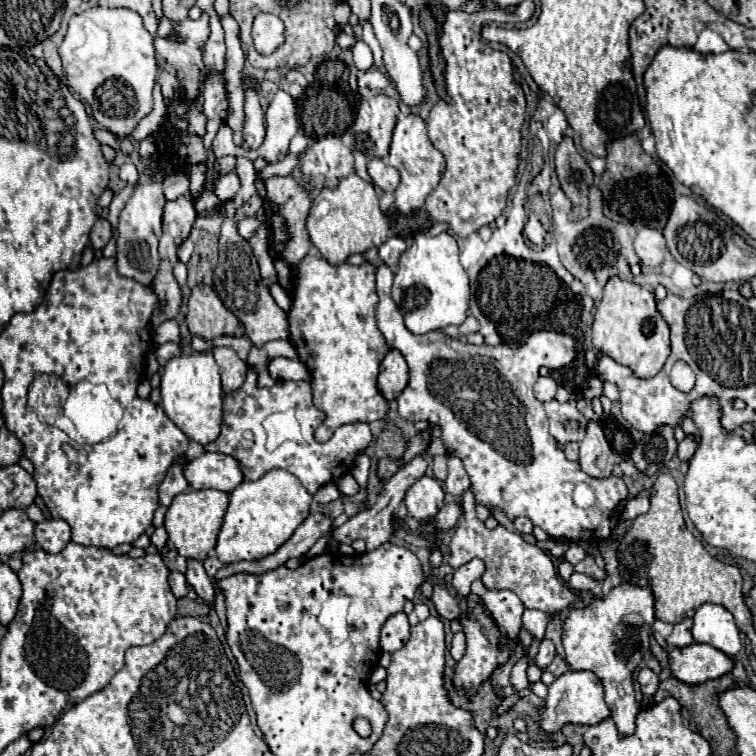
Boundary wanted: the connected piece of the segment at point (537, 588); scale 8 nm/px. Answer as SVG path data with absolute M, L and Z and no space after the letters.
M470 489L464 491L462 495L464 515L450 543L452 551L450 565L456 569L474 557L480 557L486 563L486 571L482 575L482 583L486 589L510 589L520 597L520 601L528 609L540 609L544 613L558 613L560 609L566 609L576 599L576 595L558 575L550 555L544 553L540 547L526 543L518 533L506 531L502 525L498 525L496 529L486 529L486 525L478 521L474 505L476 499L472 491Z

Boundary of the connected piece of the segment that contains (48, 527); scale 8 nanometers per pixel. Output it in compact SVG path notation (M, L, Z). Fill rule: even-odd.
M46 519L36 525L36 543L48 553L60 553L70 541L70 525L62 519Z

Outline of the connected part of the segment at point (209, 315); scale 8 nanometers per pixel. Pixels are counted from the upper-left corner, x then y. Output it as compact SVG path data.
M198 283L192 289L186 313L186 325L192 335L200 335L212 341L220 335L244 335L242 323L222 303L216 289L206 283Z

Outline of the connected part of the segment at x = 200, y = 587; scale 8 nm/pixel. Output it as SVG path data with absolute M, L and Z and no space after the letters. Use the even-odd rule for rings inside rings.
M188 559L188 571L186 571L188 585L196 591L196 595L210 607L214 607L214 583L204 571L202 563L196 559Z

